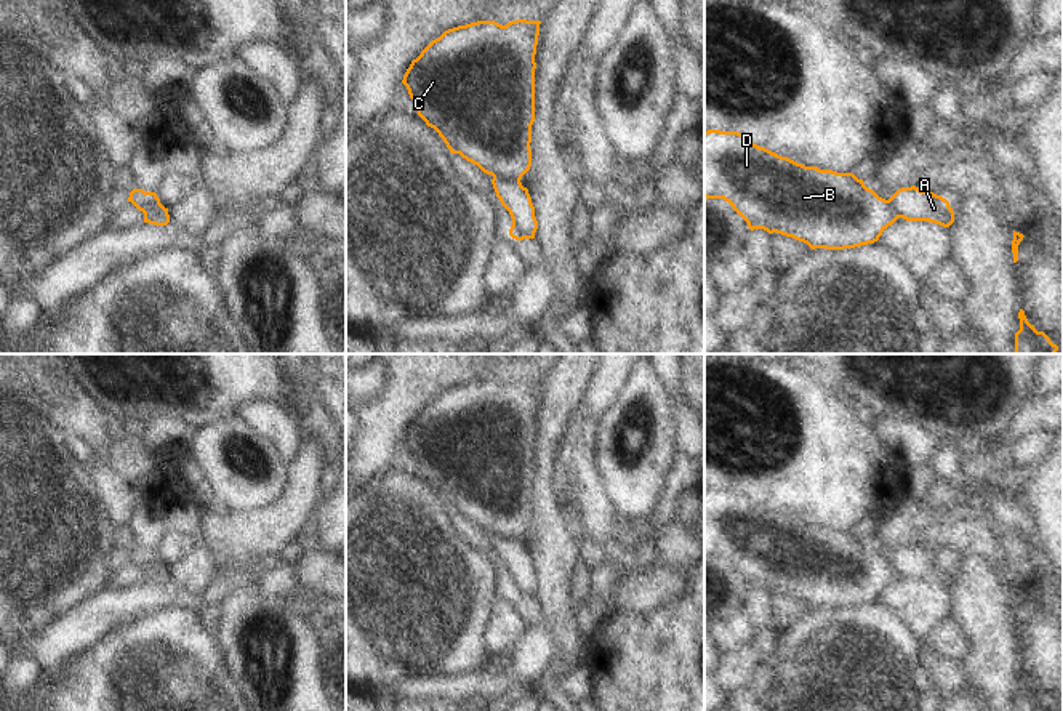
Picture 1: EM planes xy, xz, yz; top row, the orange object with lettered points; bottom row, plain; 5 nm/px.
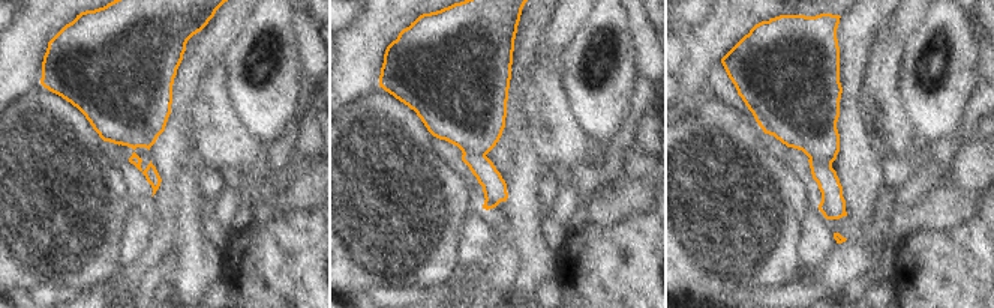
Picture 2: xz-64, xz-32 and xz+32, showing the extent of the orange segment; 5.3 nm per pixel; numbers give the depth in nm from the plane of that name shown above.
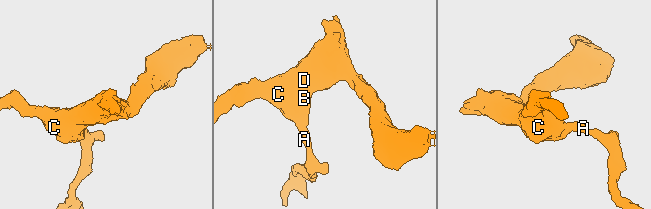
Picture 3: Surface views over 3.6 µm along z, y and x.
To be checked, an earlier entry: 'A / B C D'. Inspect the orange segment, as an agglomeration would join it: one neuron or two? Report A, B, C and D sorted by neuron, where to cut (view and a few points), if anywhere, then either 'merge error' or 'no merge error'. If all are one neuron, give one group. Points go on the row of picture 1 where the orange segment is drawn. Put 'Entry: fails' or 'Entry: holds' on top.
Entry: holds
groups A / B C D; cut xz (493, 175), (519, 183); merge error

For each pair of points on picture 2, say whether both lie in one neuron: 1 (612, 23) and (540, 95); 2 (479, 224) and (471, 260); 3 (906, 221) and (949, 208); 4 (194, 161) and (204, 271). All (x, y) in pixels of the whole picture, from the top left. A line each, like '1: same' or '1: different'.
1: different
2: same
3: same
4: same

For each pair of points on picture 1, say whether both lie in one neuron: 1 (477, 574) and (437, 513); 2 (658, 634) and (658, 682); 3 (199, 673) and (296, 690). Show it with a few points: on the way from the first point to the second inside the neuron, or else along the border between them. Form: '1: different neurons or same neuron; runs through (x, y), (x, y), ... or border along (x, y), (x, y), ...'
1: same neuron; runs through (465, 559), (441, 527)
2: same neuron; runs through (658, 646), (658, 671)
3: different neurons; border along (218, 644), (223, 663), (242, 694)

